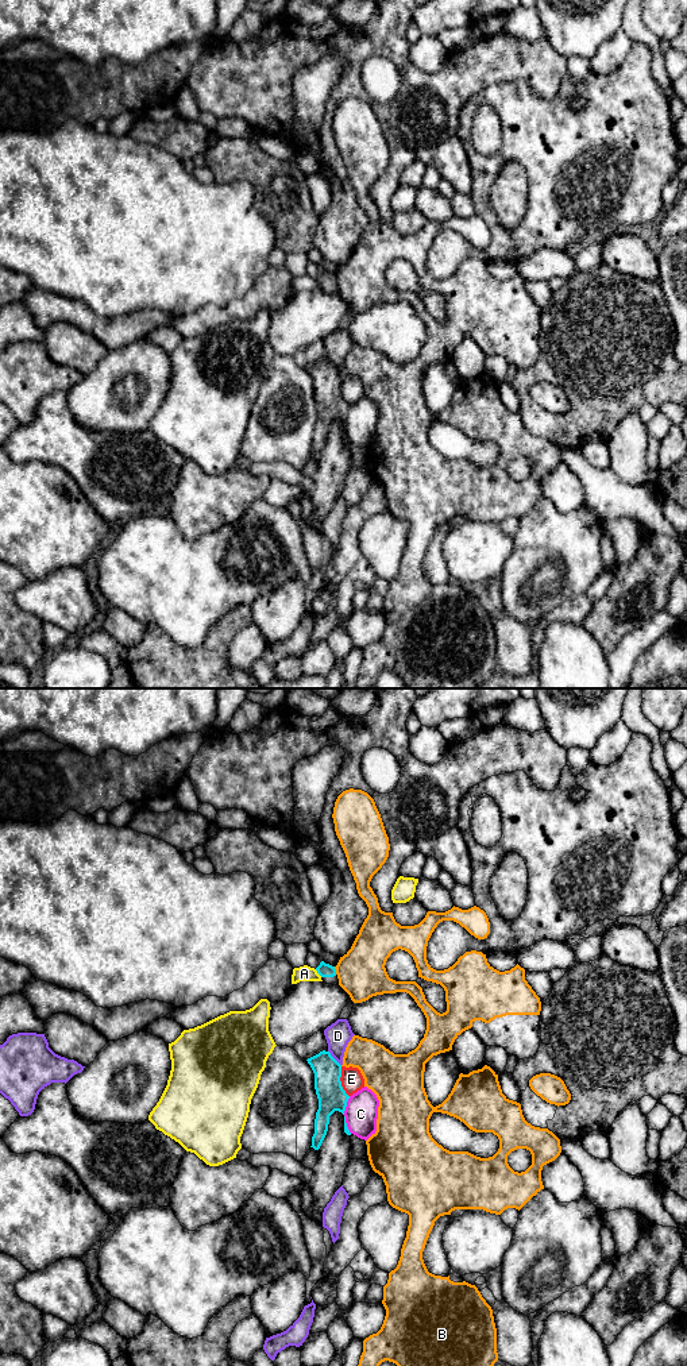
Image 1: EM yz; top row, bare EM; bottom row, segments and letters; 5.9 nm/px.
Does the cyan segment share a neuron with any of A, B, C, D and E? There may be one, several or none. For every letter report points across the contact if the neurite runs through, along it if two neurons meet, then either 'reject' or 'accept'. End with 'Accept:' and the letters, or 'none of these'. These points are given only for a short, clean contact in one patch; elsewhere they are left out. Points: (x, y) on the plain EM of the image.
A: border along yz (315, 278), (321, 285); reject
B: reject
C: reject
D: reject
E: border along yz (340, 375), (340, 394), (348, 405); reject
Accept: none of these

